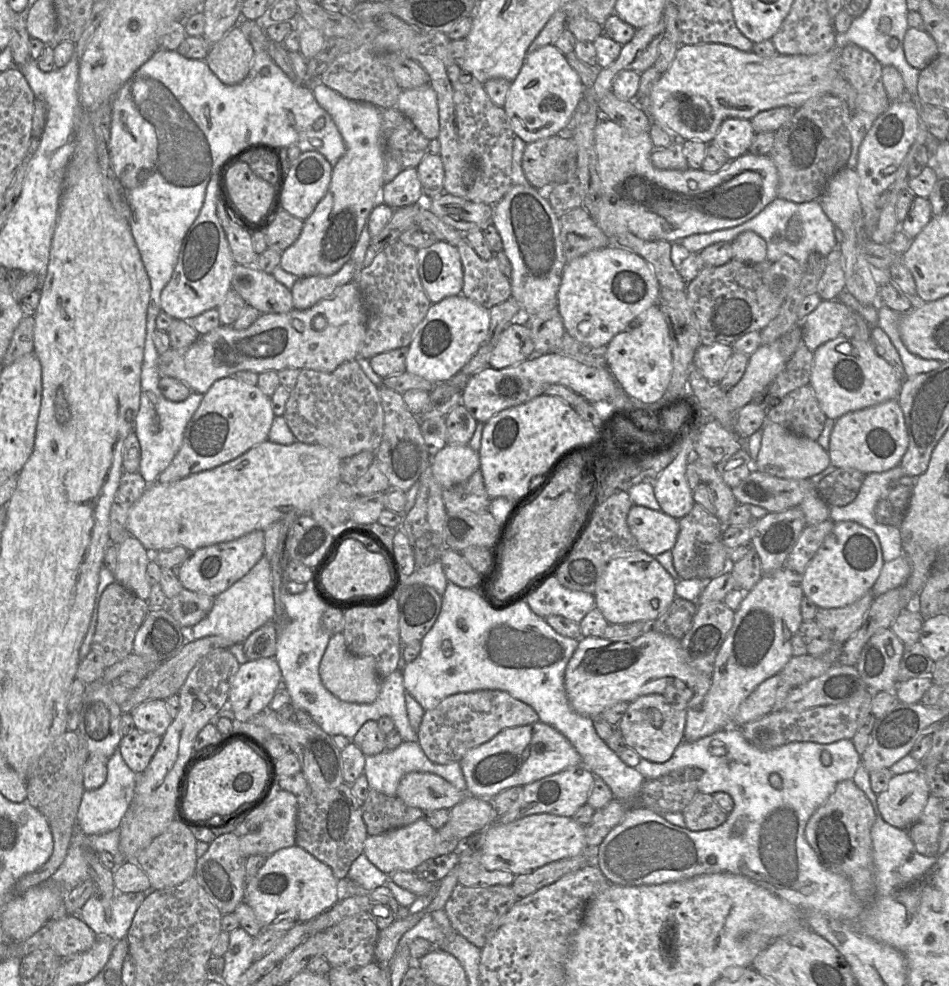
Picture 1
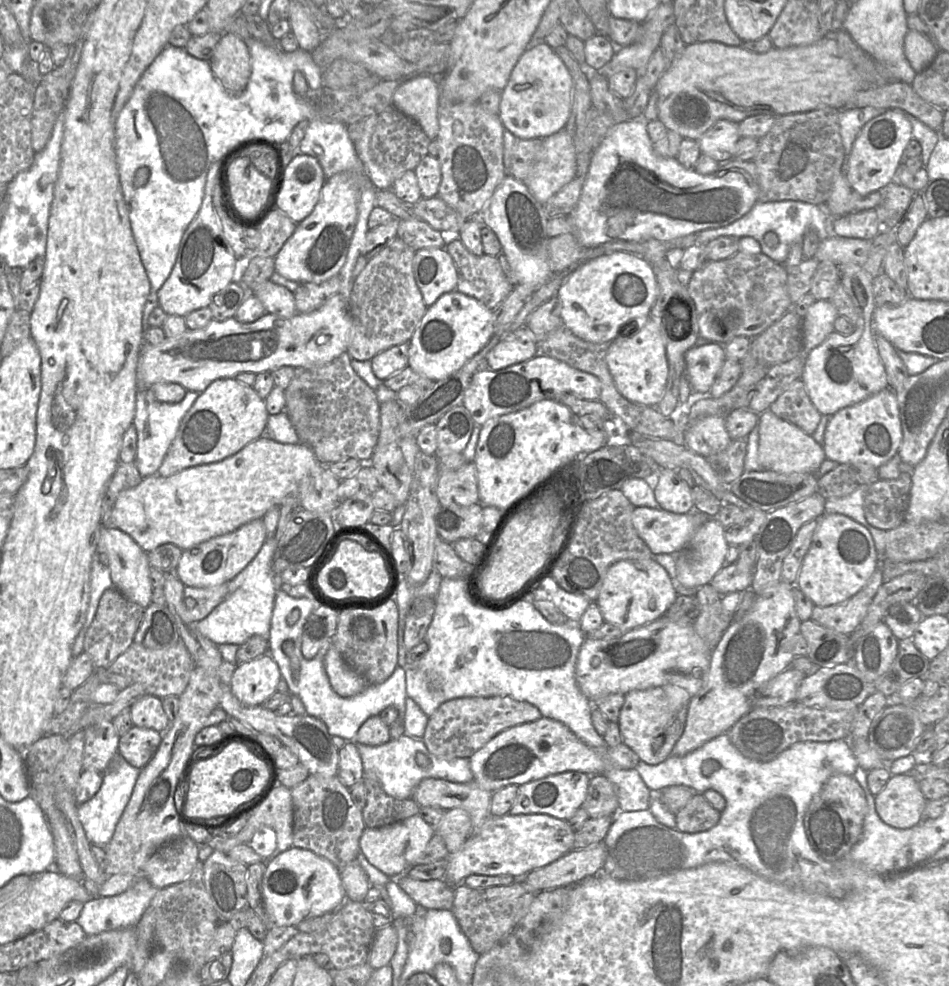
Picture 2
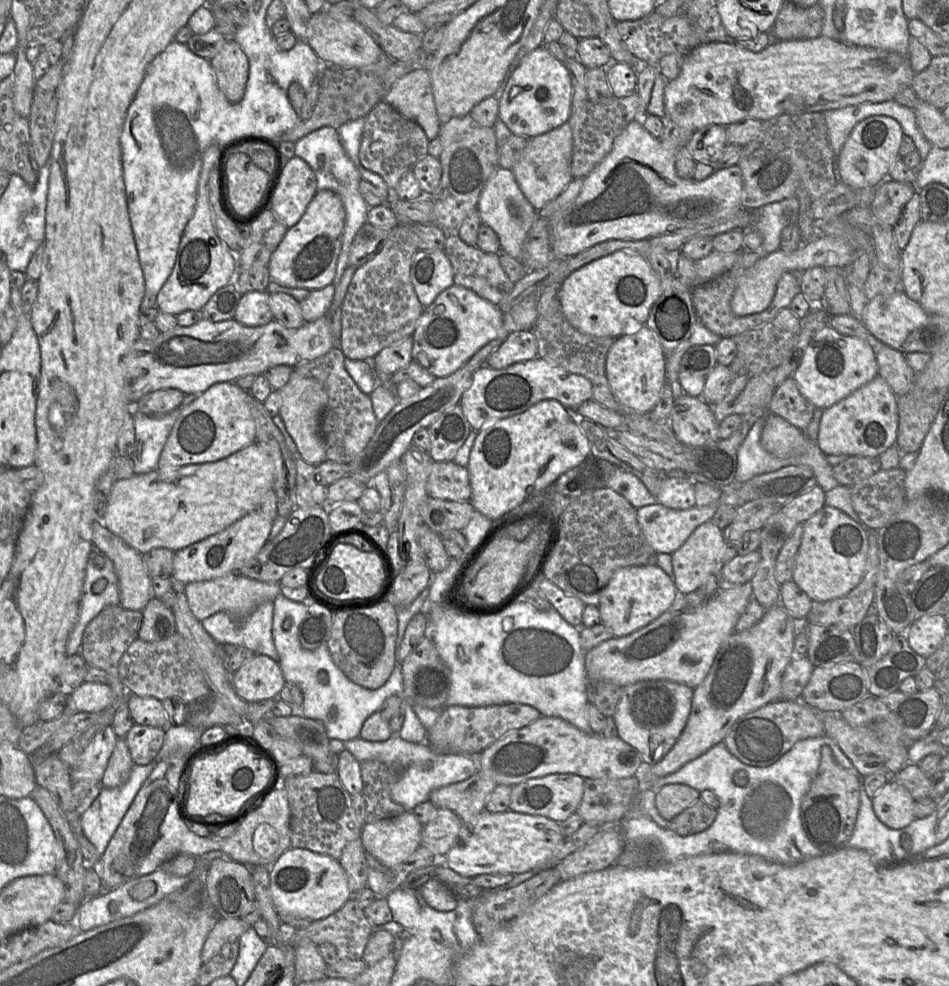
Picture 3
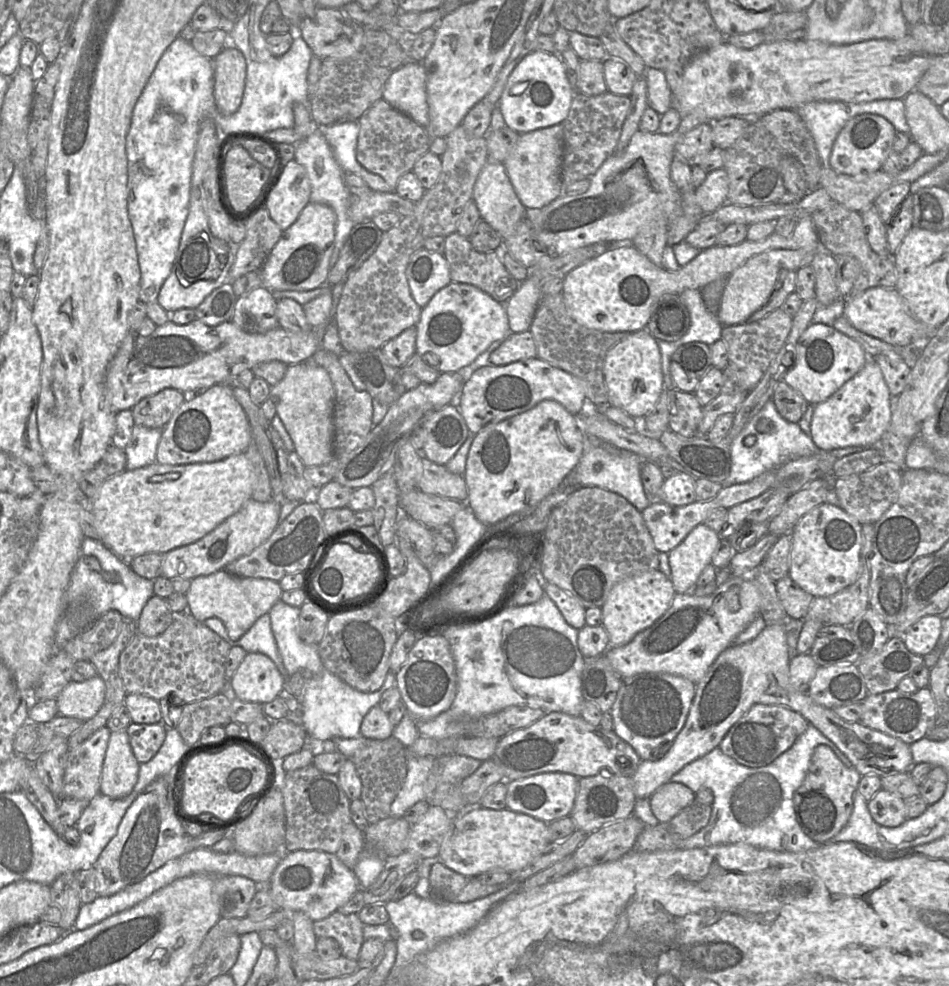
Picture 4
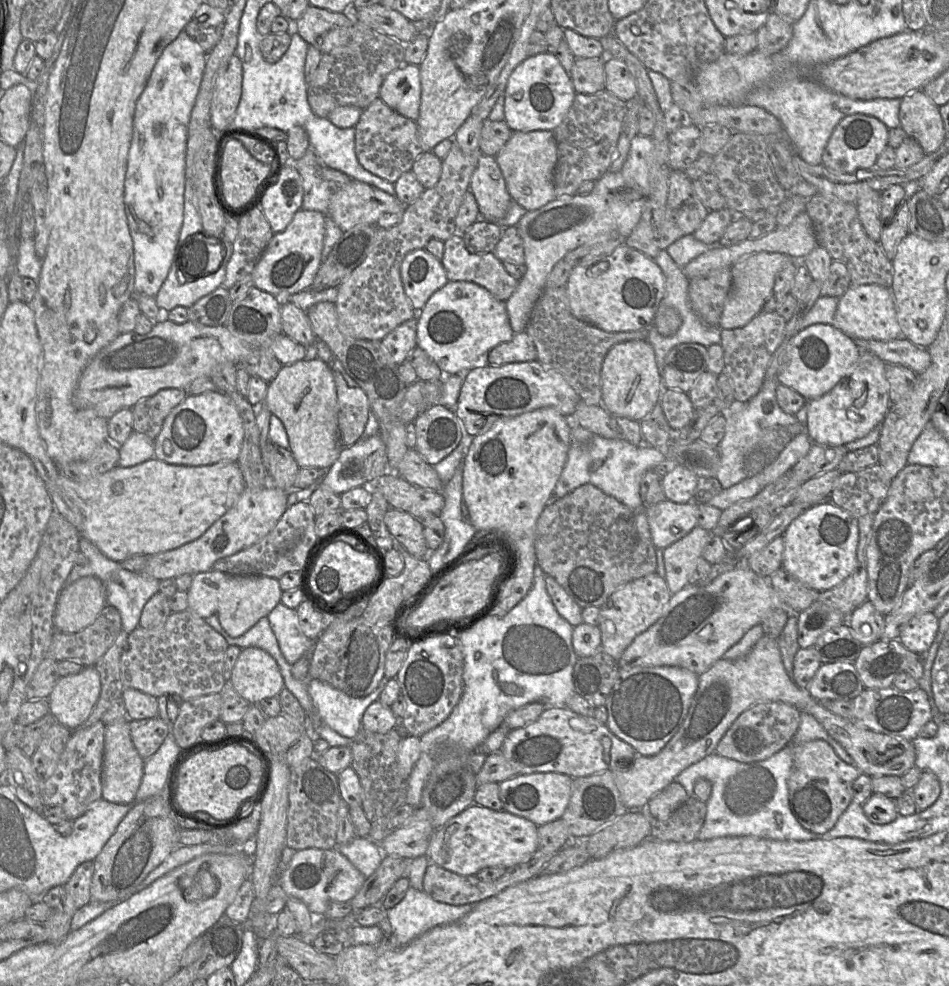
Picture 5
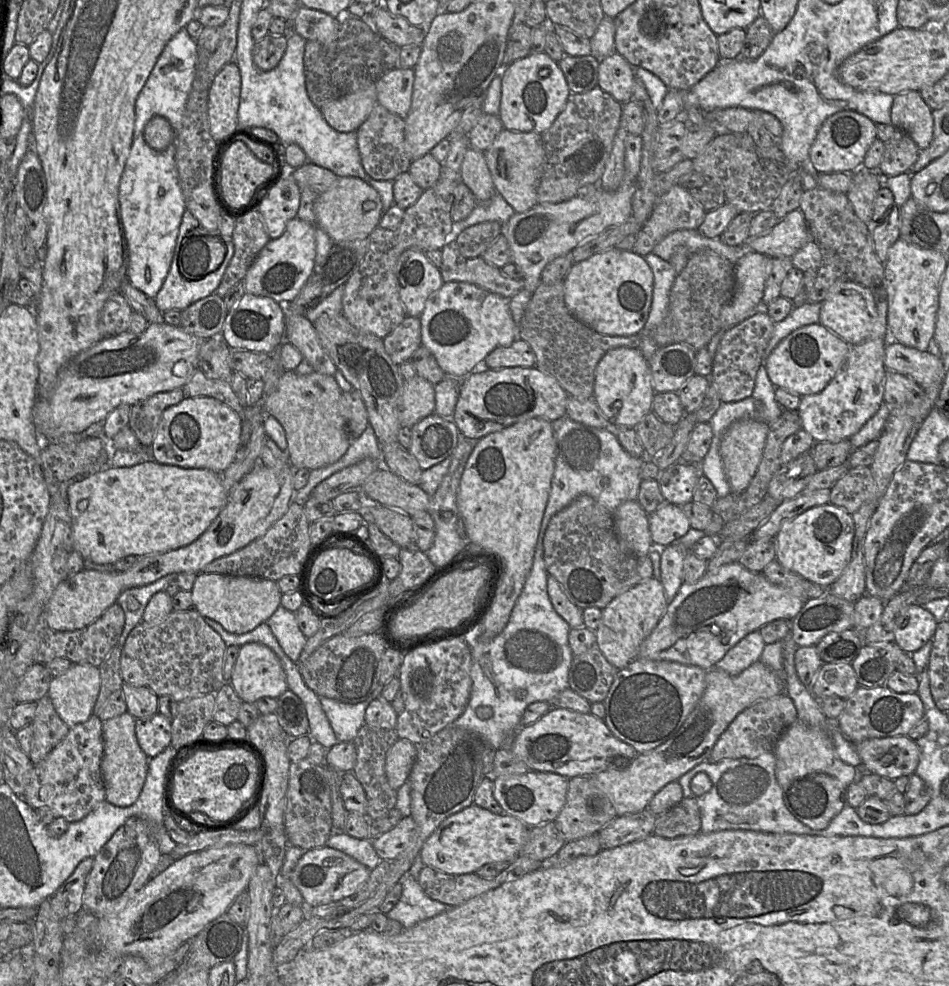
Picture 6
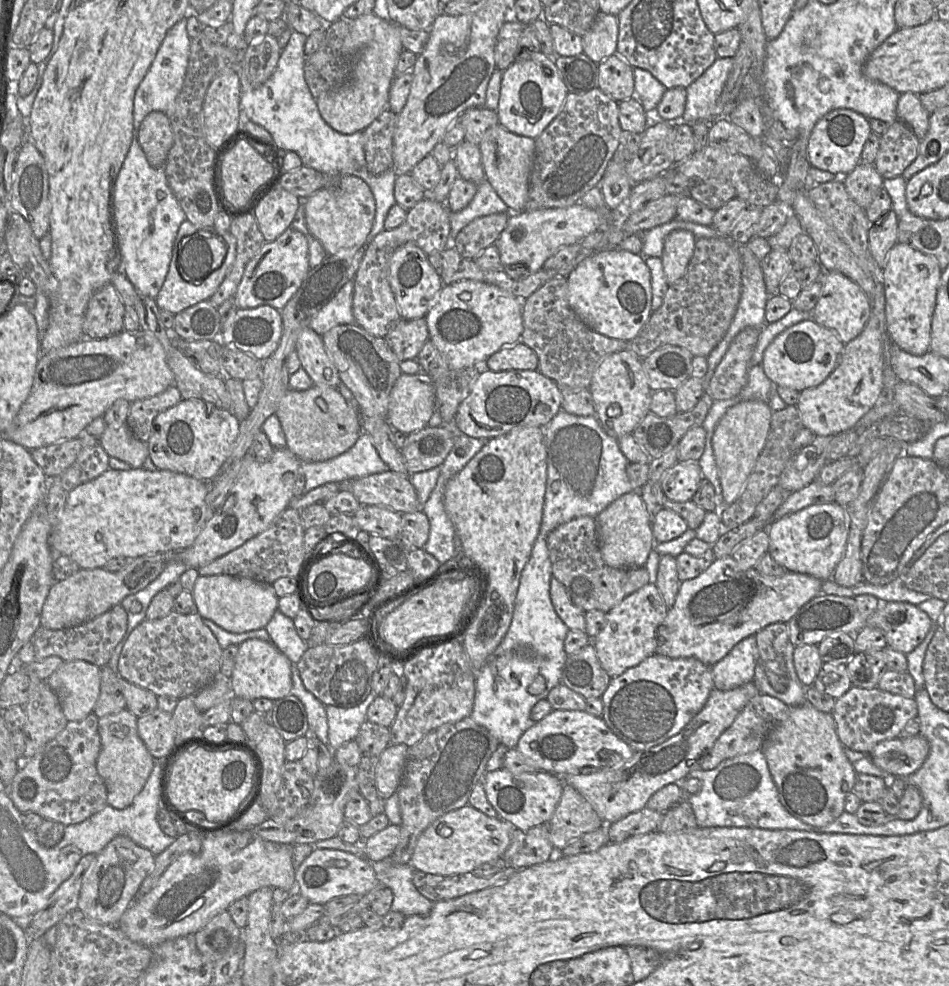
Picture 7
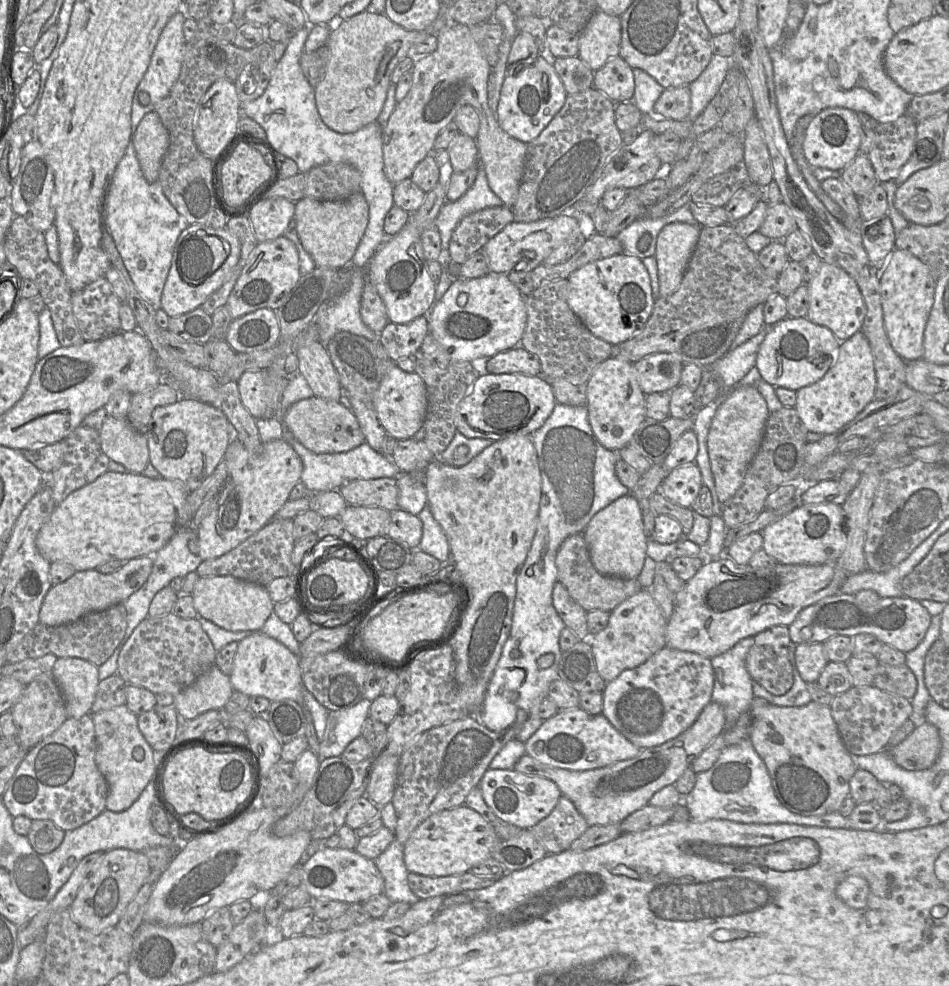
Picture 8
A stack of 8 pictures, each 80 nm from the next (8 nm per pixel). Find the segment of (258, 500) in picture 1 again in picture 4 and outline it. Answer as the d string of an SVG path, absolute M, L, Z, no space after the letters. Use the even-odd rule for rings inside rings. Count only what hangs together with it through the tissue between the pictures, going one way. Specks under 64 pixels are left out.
M239 453L216 462L185 465L155 462L135 470L126 469L106 480L96 496L88 500L100 541L119 558L127 561L149 553L165 554L200 540L252 498L254 484L253 466L245 453Z

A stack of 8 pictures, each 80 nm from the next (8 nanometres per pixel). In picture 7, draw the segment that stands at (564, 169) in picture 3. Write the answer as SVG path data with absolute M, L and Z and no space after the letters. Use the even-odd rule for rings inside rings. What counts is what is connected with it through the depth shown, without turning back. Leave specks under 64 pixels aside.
M500 124L490 127L478 145L486 179L511 212L522 212L528 200L535 139L514 134Z

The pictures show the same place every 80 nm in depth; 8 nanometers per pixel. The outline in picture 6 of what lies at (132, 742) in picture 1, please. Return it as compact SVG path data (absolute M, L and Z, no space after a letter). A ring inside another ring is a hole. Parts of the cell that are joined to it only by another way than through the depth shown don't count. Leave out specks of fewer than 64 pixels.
M159 712L136 718L135 734L144 753L153 758L171 745L171 721Z

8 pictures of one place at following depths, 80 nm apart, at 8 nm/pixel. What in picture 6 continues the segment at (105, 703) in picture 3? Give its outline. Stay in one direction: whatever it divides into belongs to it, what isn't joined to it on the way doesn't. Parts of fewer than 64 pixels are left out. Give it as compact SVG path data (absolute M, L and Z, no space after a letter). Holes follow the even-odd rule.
M72 663L63 674L53 677L48 696L59 717L71 728L87 721L93 714L99 691L99 668Z

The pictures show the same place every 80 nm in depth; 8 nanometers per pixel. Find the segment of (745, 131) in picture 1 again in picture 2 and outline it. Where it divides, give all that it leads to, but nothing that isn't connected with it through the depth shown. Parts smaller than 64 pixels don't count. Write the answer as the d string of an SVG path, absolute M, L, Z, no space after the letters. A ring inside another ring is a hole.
M729 120L716 122L697 140L701 154L720 164L732 159L736 143L741 139L738 124Z

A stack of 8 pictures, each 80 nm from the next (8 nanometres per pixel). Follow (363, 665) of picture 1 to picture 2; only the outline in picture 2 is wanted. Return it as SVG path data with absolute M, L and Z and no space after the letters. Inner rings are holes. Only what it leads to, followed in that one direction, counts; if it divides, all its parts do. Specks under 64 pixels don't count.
M333 644L324 657L324 667L331 687L341 697L353 697L369 686L368 681L343 660Z

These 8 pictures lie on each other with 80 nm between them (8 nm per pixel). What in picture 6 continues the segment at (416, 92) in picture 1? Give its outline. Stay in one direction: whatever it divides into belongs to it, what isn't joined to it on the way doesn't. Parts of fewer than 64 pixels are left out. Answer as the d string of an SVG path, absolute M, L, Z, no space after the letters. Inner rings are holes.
M394 68L376 83L377 101L392 113L406 118L412 102L415 71L412 68Z

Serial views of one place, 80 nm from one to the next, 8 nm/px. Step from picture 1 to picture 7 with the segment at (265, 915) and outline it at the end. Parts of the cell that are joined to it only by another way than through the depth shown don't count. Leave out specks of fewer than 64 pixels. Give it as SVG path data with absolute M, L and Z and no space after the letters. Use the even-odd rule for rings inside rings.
M315 848L295 871L298 892L309 903L324 905L331 899L350 894L365 895L374 889L379 880L374 865L365 857L327 848Z

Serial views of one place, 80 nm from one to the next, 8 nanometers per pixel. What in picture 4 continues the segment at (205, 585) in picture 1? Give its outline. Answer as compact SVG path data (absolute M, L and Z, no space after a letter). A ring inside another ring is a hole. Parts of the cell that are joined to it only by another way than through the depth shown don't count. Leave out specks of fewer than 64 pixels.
M251 498L237 513L200 540L162 554L161 576L193 580L223 570L234 560L250 554L272 535L279 524L280 511L281 503L276 499L258 502Z

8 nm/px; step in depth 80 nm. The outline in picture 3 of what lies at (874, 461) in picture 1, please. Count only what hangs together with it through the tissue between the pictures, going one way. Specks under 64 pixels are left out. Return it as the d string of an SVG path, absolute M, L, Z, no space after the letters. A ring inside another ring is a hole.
M879 374L869 383L852 392L833 406L823 410L819 424L817 445L825 455L879 457L892 446L896 446L898 434L897 398L888 383Z

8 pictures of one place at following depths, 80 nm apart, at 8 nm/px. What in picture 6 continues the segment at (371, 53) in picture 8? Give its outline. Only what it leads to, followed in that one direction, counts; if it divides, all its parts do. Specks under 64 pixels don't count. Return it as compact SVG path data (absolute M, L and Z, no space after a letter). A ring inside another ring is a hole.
M375 85L327 102L319 109L336 131L352 132L365 122L377 102Z

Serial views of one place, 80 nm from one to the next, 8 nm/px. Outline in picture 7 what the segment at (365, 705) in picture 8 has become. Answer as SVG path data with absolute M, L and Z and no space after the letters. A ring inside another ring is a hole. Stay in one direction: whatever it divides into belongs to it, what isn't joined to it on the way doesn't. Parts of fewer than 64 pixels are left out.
M373 692L354 707L326 705L329 746L334 751L342 744L355 740L361 725L367 720L366 713L377 695Z

